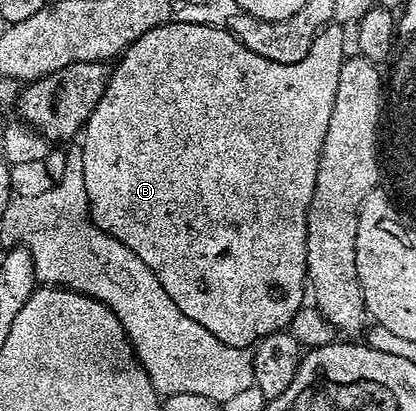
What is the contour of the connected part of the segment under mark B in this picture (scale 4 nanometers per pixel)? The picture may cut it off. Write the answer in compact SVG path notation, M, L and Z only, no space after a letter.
M165 24L160 26L156 30L144 34L135 44L131 44L122 53L117 63L113 65L115 68L112 68L109 73L104 94L100 98L96 110L92 110L85 129L81 133L80 147L84 158L84 190L88 190L88 206L90 207L90 217L94 219L94 225L100 230L104 230L104 234L108 234L124 246L128 246L128 250L132 250L132 254L136 254L136 258L140 258L140 262L144 262L144 266L148 266L148 270L152 270L152 274L156 274L160 286L164 286L168 298L172 298L172 302L176 302L179 310L184 314L188 314L188 318L192 318L192 322L200 322L200 326L204 326L204 330L208 330L208 334L212 334L217 340L228 346L250 348L257 344L259 340L263 340L265 336L270 336L273 332L283 331L299 308L303 307L302 295L307 295L308 292L308 281L306 279L306 207L312 202L312 190L316 186L316 170L320 166L324 134L328 134L328 118L332 118L332 102L336 102L336 86L340 82L340 70L342 69L342 63L348 59L346 32L342 28L345 27L327 26L323 28L320 35L312 42L312 50L308 50L308 54L304 58L300 58L300 62L281 64L252 54L237 40L232 32L222 26L213 24Z

